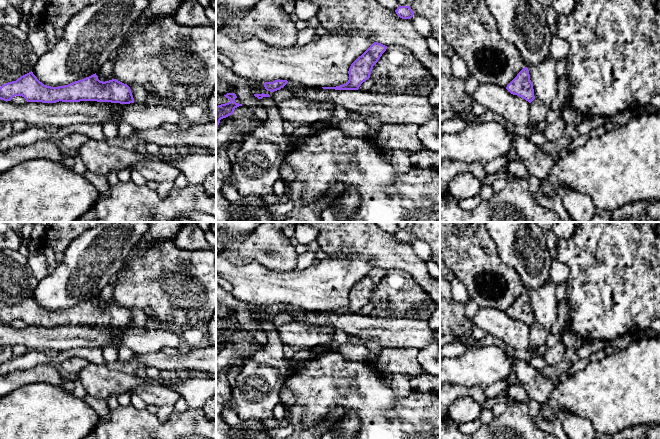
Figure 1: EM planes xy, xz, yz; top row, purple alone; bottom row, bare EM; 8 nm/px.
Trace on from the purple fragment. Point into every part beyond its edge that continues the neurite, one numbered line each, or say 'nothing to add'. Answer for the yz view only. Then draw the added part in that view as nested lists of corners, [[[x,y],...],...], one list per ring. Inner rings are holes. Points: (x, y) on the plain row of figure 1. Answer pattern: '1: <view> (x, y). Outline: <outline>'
nothing to add

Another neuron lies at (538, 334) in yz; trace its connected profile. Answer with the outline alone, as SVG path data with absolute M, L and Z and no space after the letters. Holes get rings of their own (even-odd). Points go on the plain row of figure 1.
M535 322L530 327L530 347L545 345L548 334L549 331L544 326Z

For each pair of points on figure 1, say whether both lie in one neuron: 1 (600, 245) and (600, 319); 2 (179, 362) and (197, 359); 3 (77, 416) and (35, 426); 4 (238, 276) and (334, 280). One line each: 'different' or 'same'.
1: same
2: same
3: same
4: same

